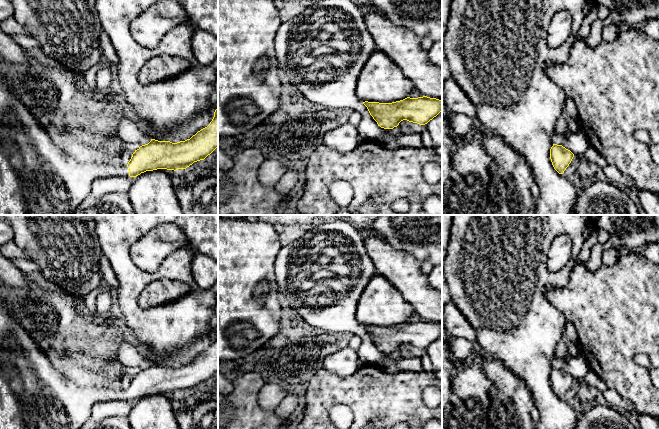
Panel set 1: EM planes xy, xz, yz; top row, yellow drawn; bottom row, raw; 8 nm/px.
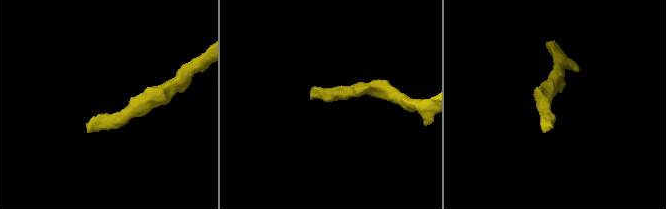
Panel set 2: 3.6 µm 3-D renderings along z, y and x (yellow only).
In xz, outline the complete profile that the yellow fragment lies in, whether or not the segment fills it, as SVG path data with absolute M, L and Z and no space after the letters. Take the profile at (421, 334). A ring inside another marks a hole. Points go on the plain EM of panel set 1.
M427 320L407 321L392 327L365 325L363 328L378 350L384 353L393 353L403 344L425 349L442 336L442 324Z

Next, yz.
M553 368L550 373L550 383L552 389L559 398L564 397L566 392L571 387L573 381L574 378L562 369Z

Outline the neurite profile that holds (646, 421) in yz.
M638 413L638 420L641 429L659 429L659 420L654 416Z

